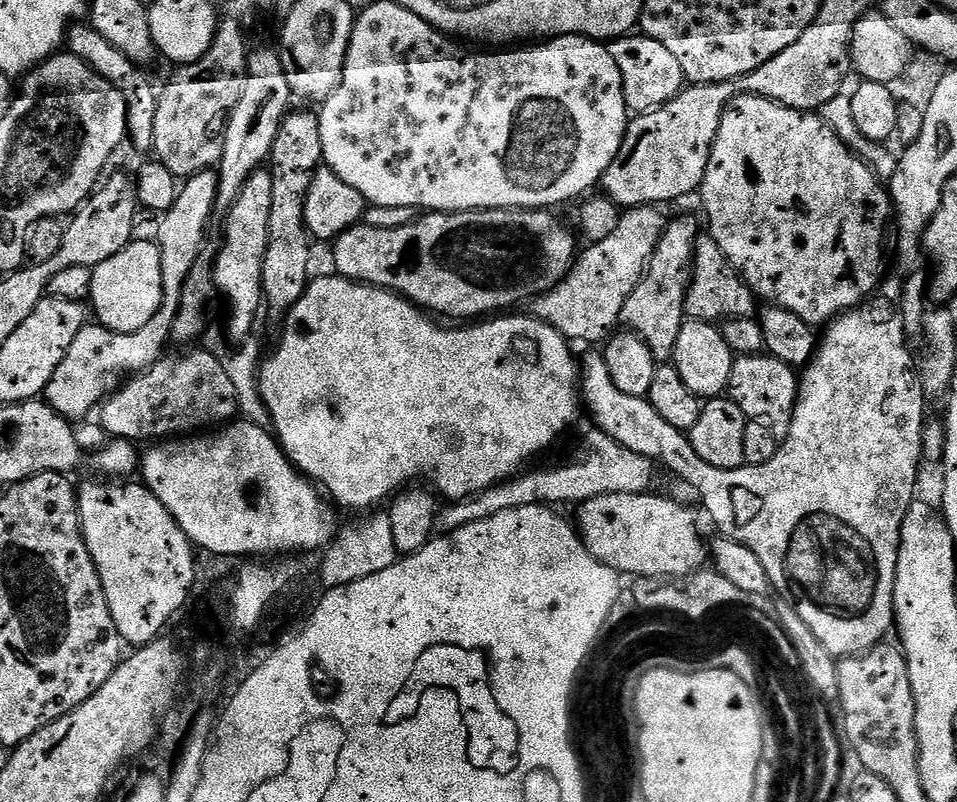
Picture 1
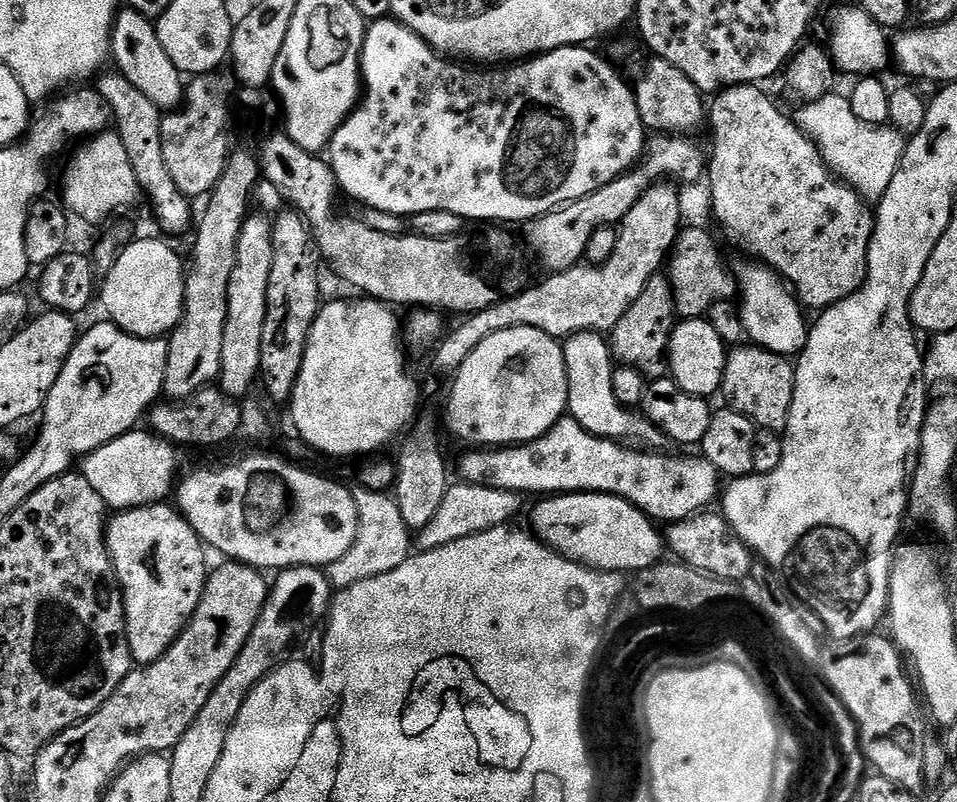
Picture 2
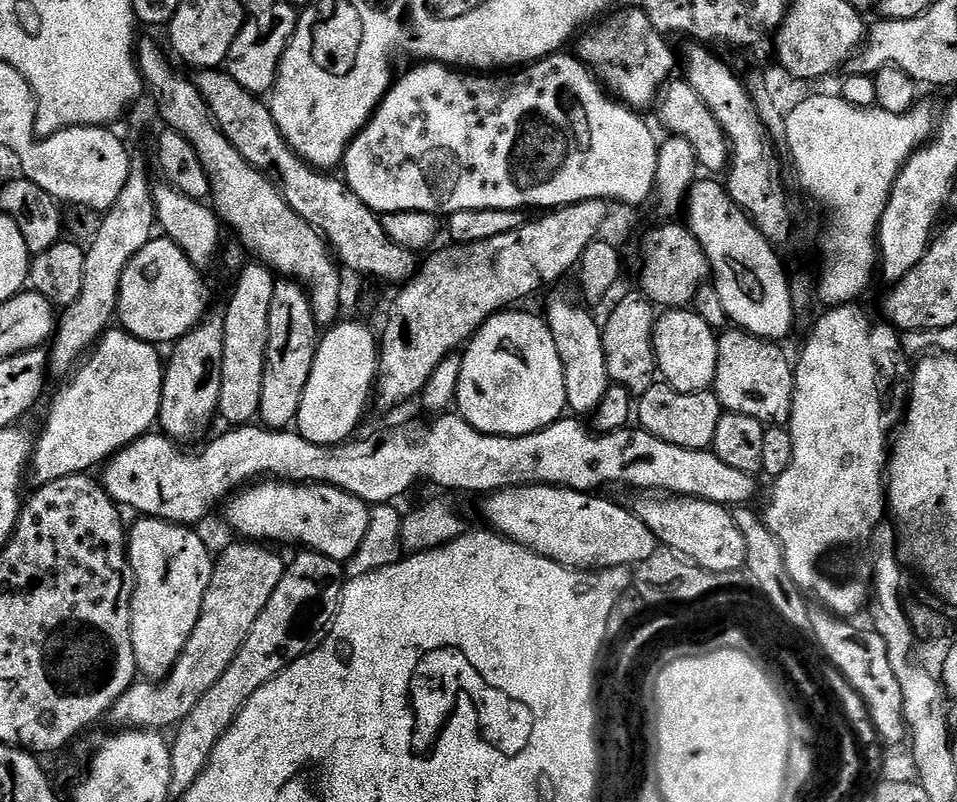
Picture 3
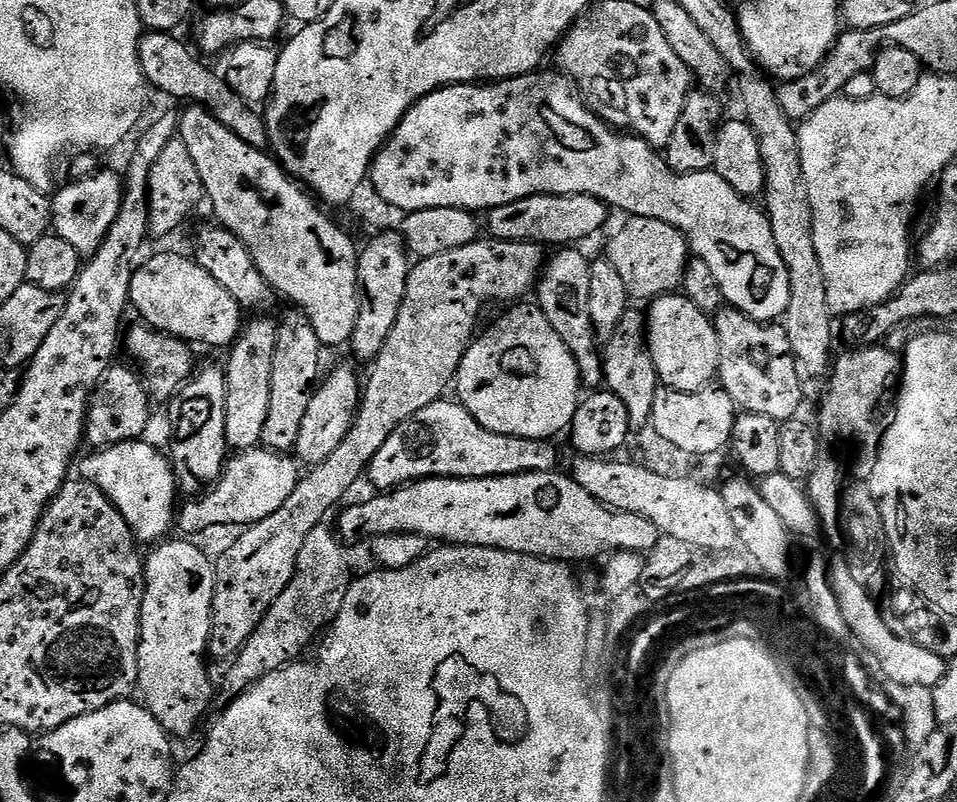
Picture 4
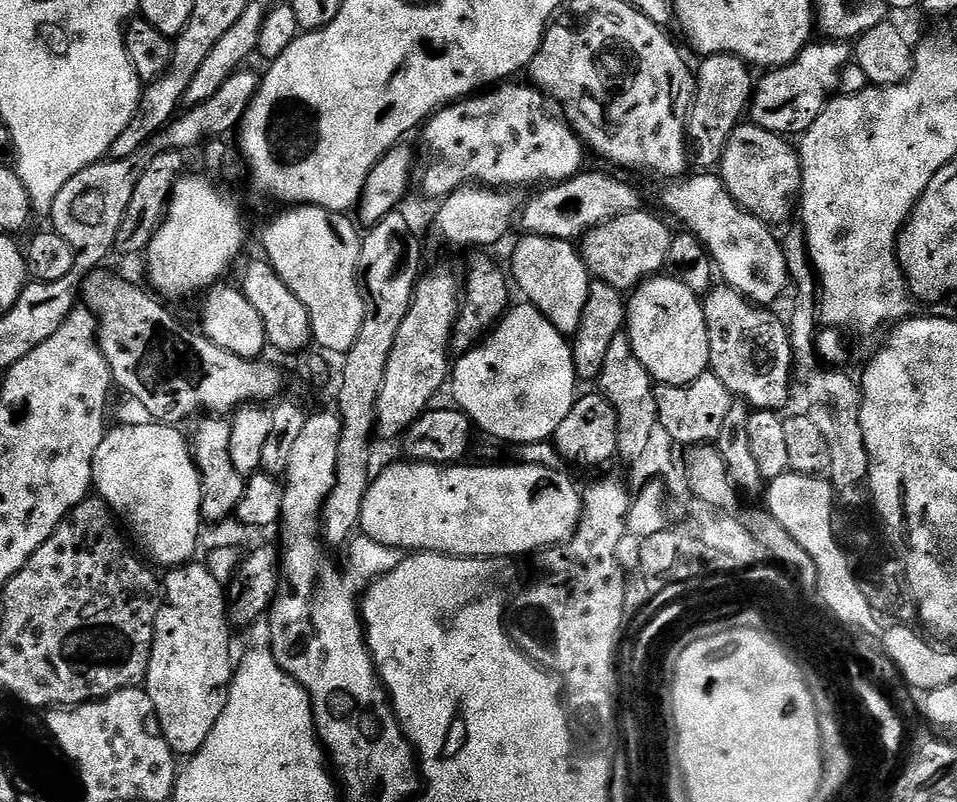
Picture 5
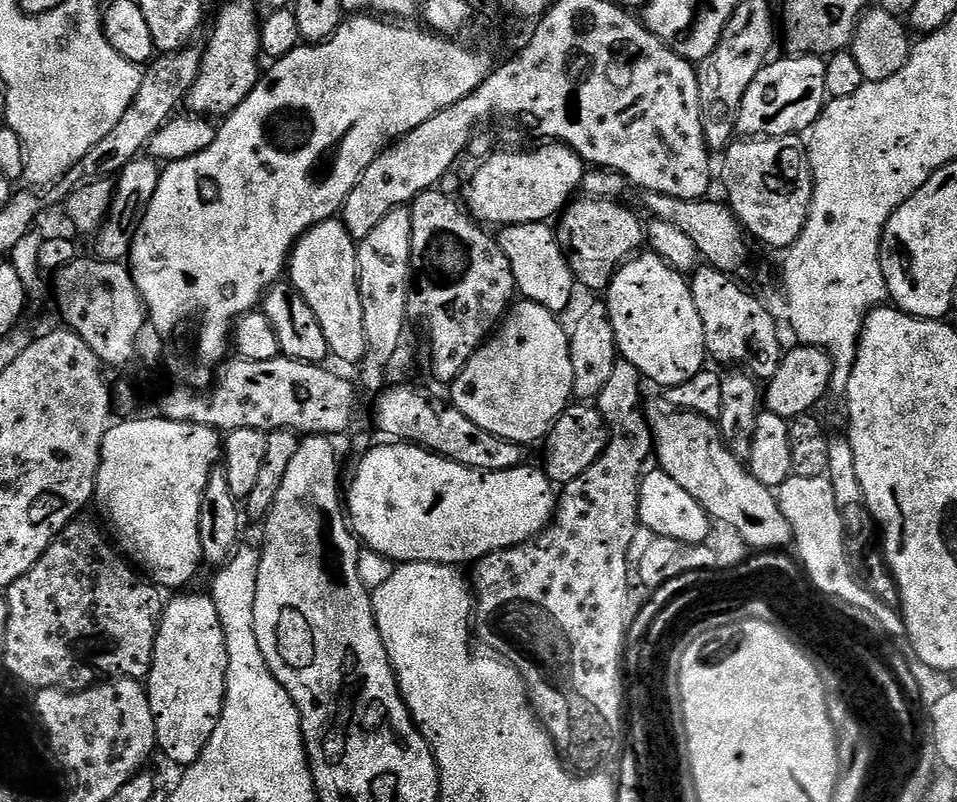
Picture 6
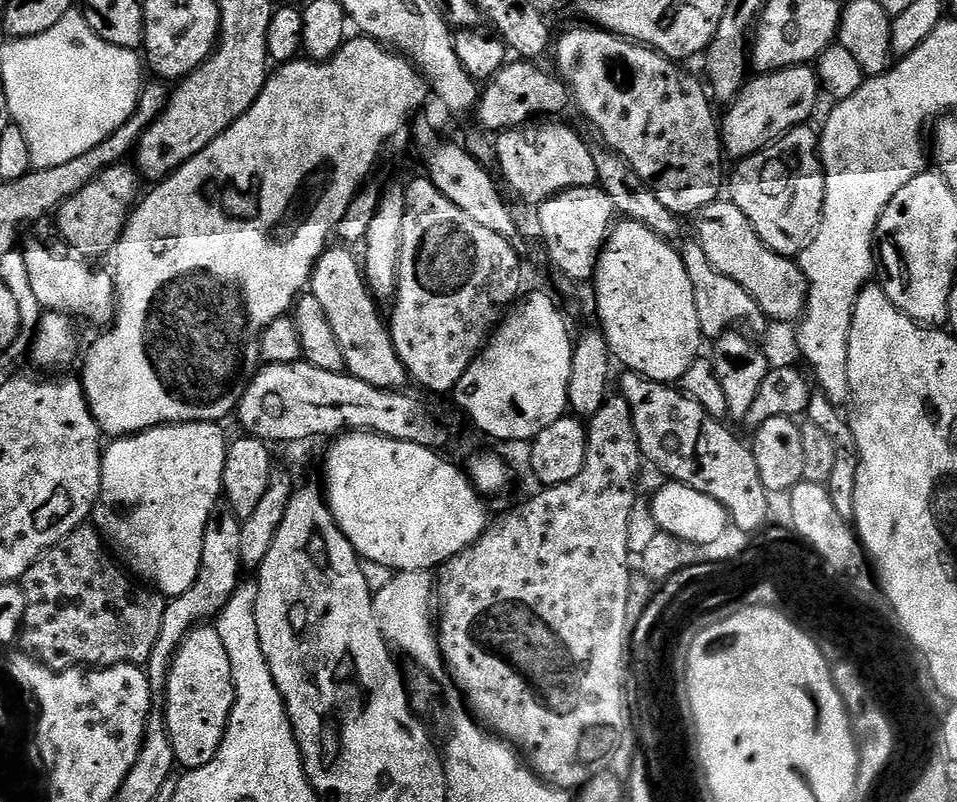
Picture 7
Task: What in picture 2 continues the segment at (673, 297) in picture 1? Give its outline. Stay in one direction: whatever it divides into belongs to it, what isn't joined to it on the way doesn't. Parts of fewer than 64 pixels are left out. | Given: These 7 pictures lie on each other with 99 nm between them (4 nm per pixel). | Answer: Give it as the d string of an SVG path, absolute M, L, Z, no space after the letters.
M658 274L646 282L646 290L638 294L634 306L618 318L618 322L610 333L610 347L613 357L621 365L631 366L648 378L660 378L666 372L666 357L668 355L668 340L677 323L676 299L672 297L672 283L667 275Z

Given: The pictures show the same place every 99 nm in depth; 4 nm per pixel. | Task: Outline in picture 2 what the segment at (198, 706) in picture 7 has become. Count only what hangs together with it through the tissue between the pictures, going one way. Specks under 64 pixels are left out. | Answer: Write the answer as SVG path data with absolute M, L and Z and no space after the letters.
M161 502L158 504L144 504L141 508L125 508L117 511L116 516L107 521L106 539L108 541L108 553L112 559L112 565L116 571L116 581L120 584L120 592L124 596L124 621L128 627L128 645L132 651L132 659L137 663L151 663L156 660L167 648L172 645L180 633L188 624L188 619L194 614L194 610L198 606L198 602L204 593L204 584L208 581L210 575L210 564L204 561L204 552L206 553L206 545L201 540L200 535L193 530L190 522L181 514L171 503Z

